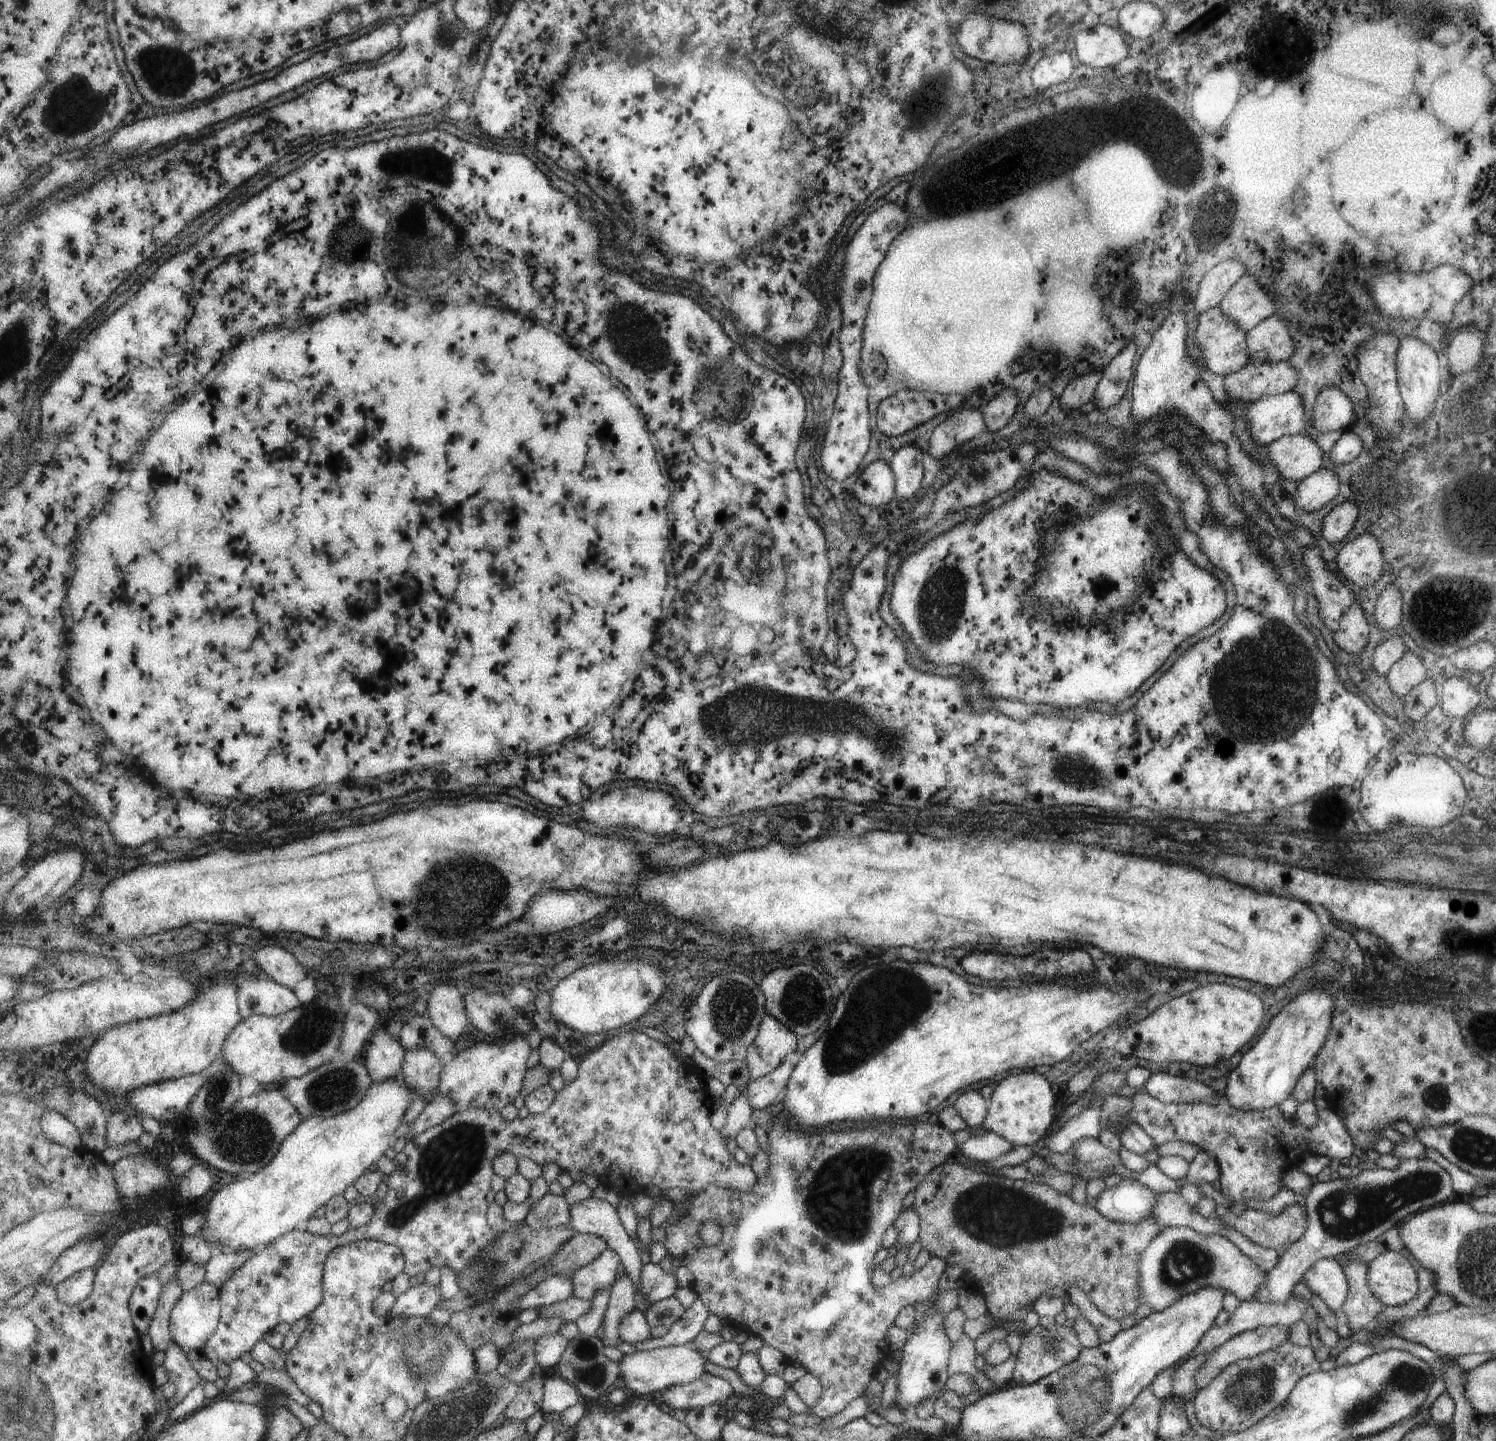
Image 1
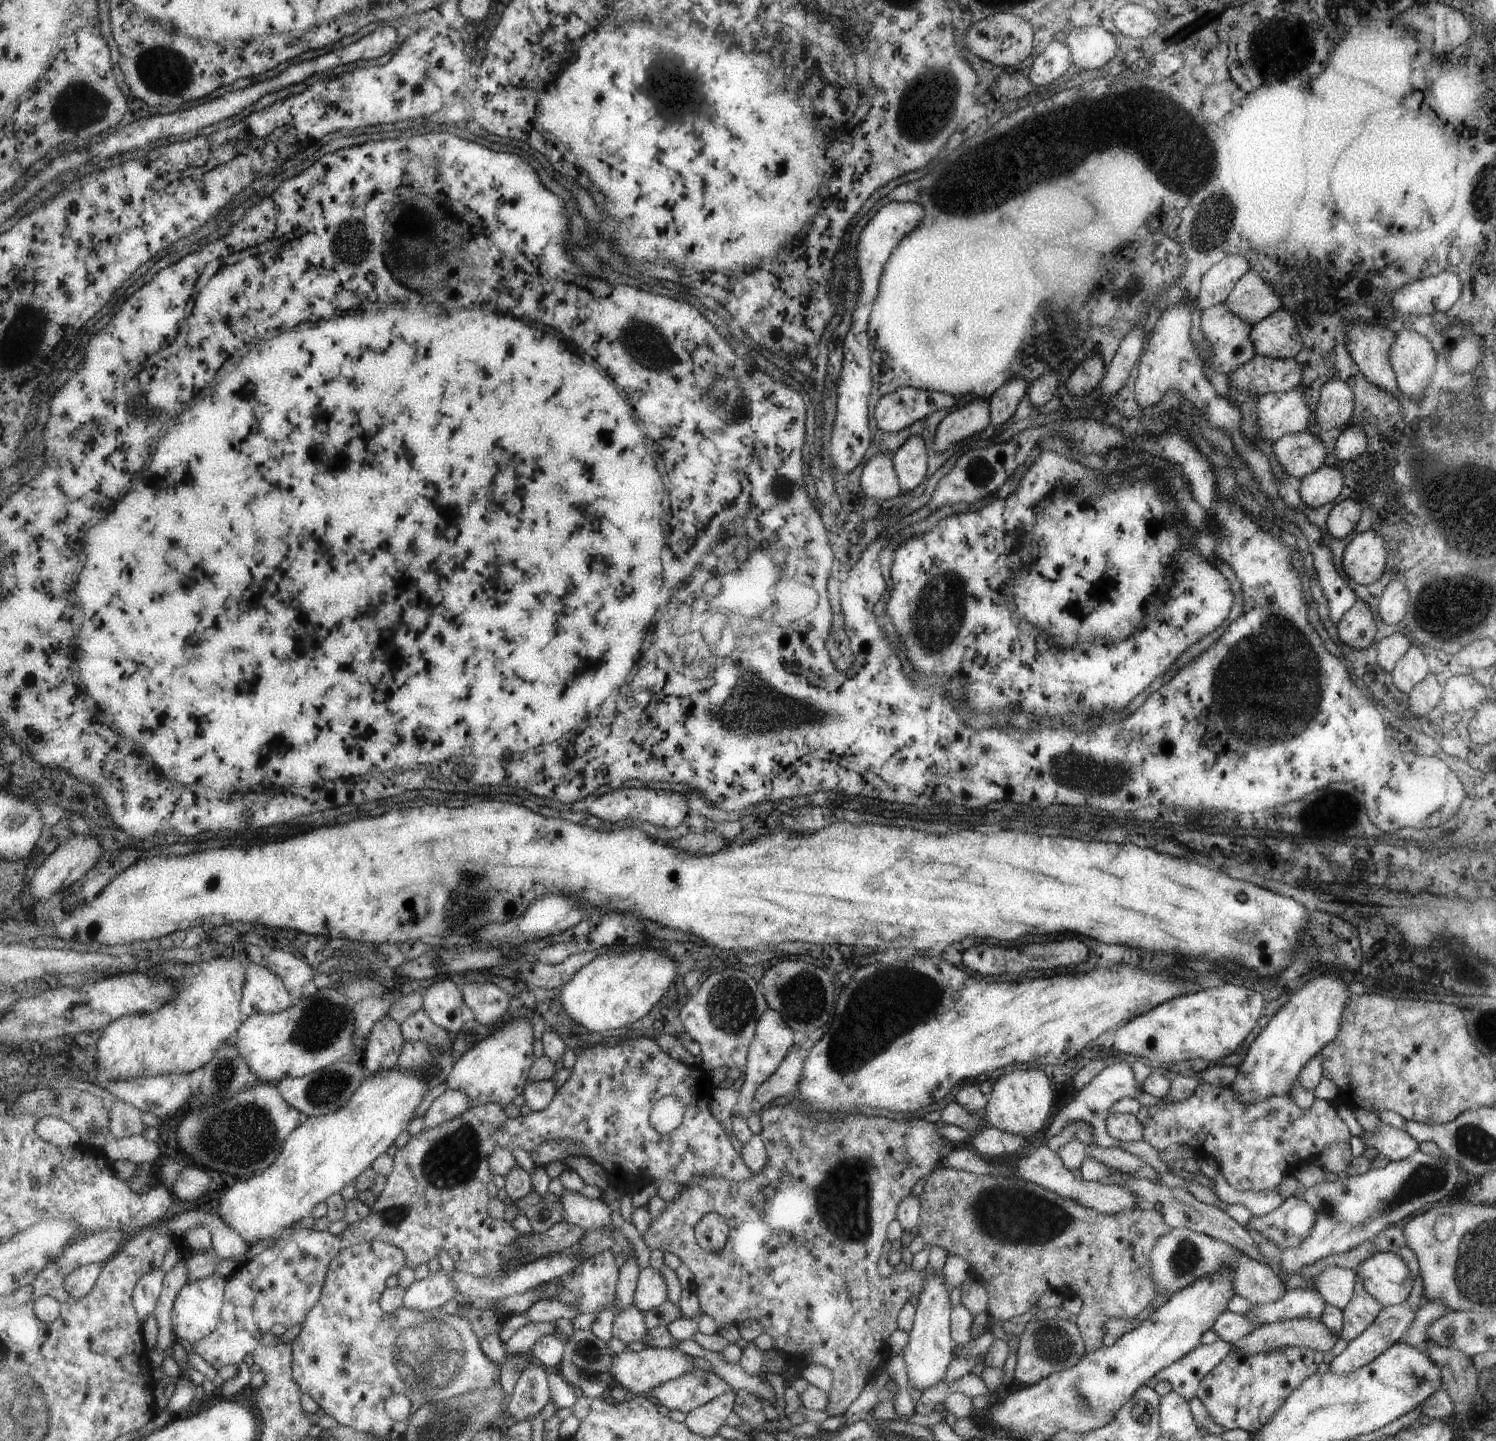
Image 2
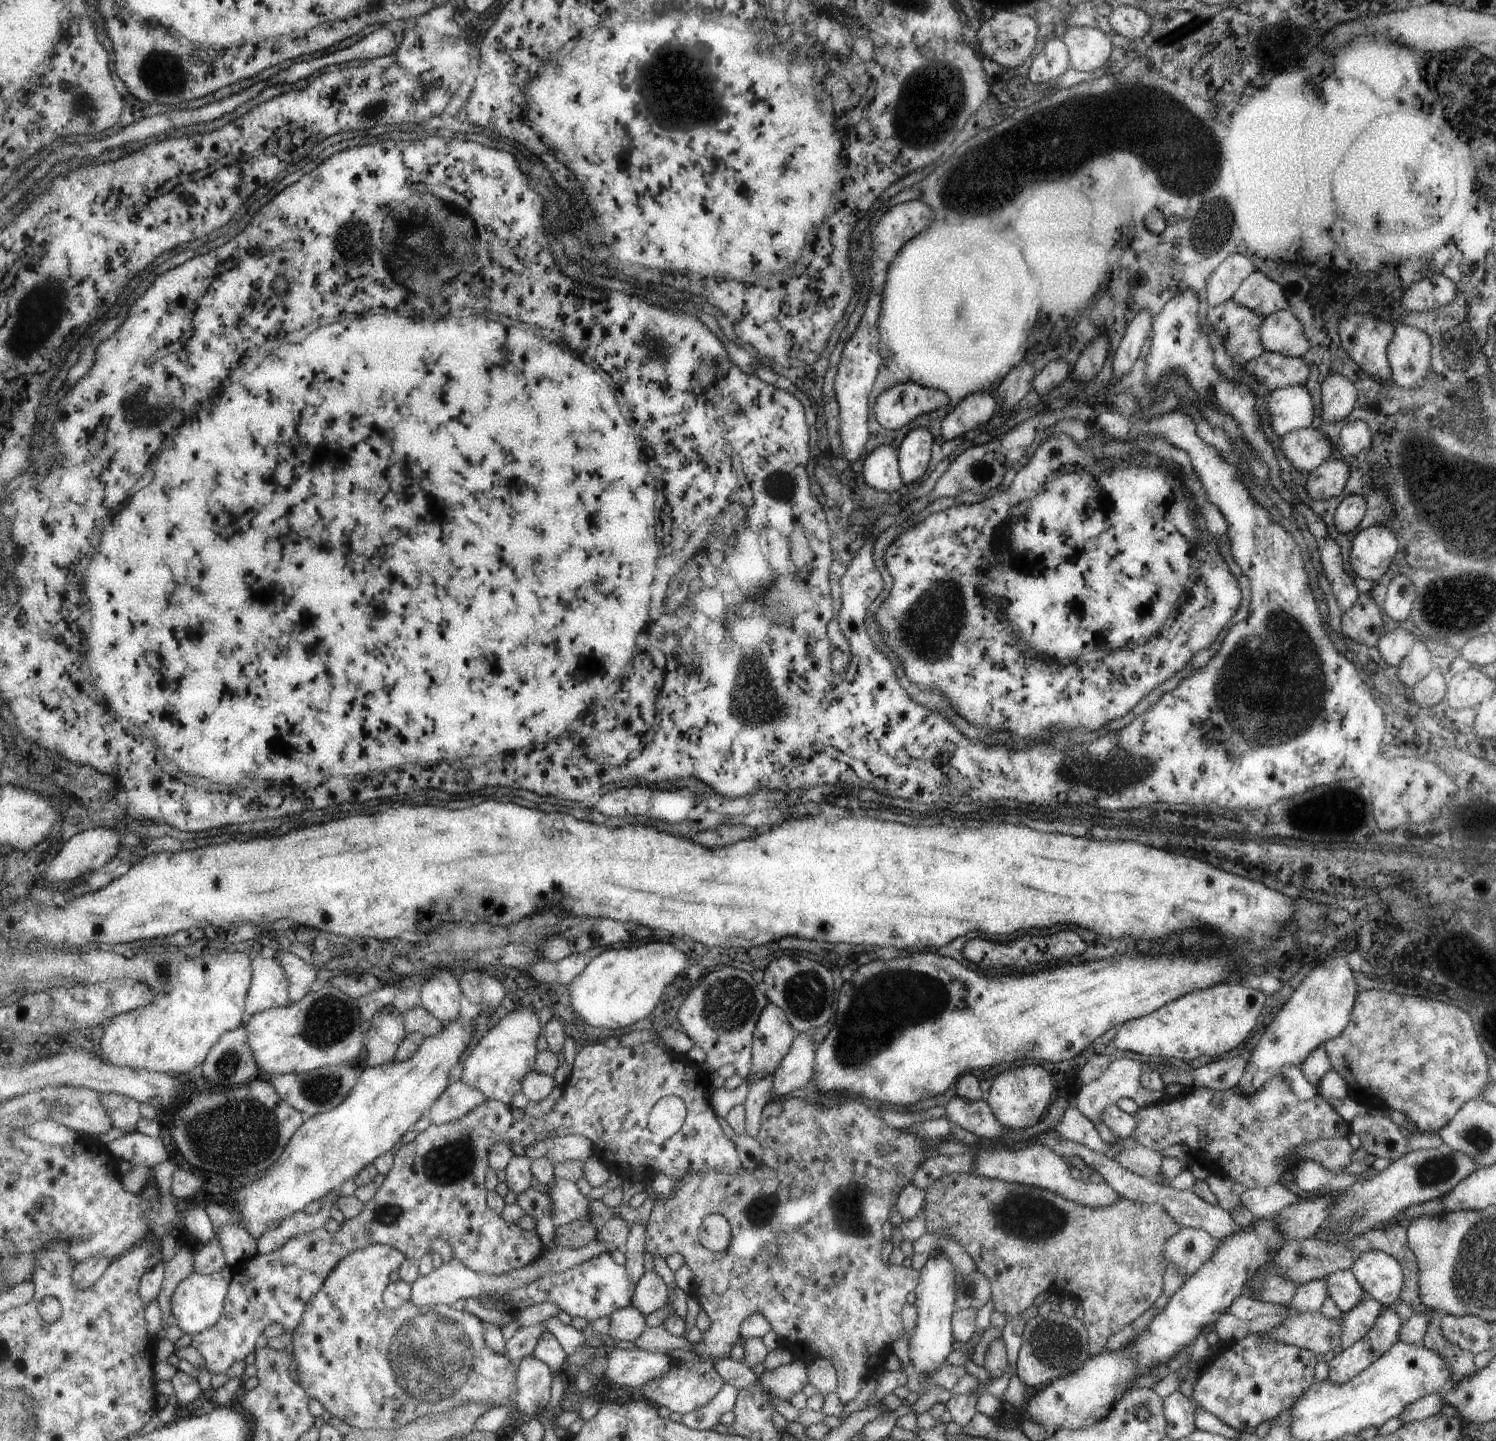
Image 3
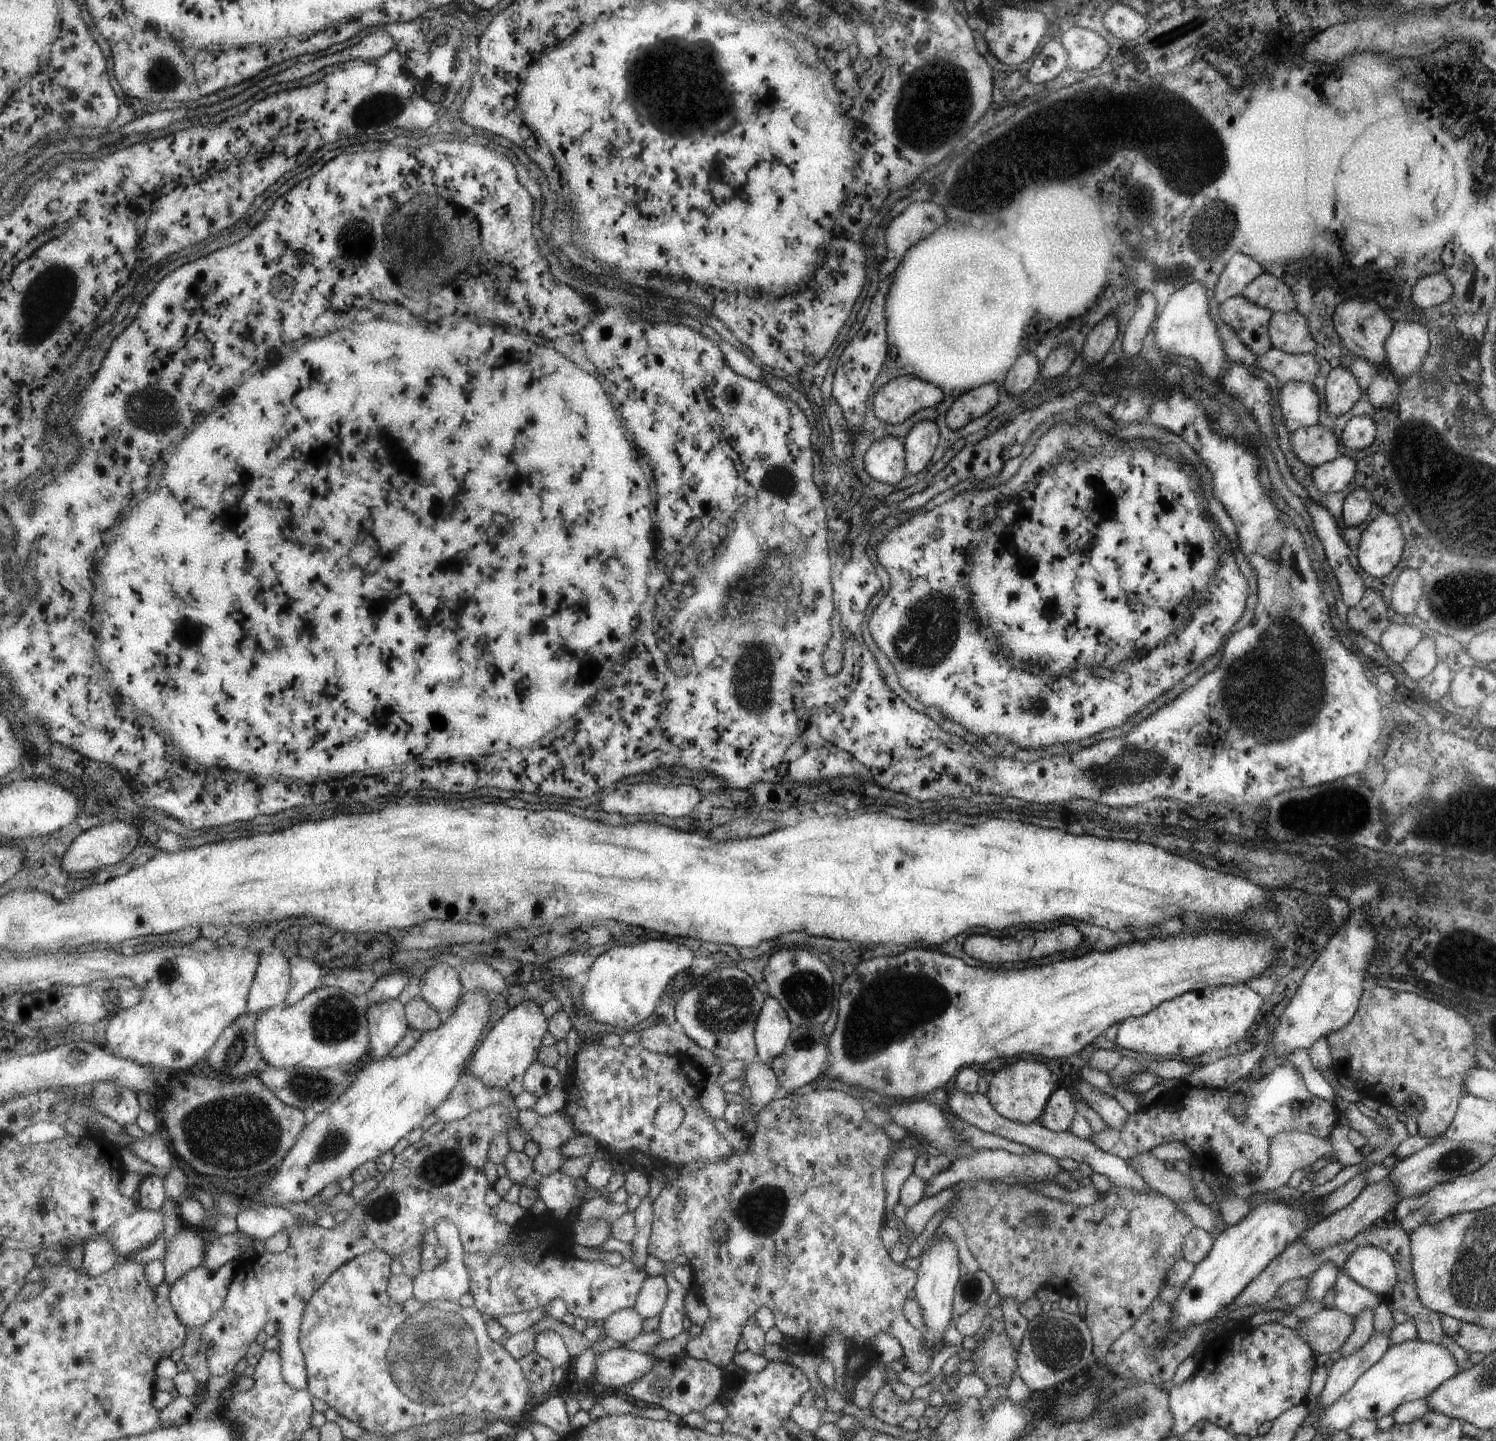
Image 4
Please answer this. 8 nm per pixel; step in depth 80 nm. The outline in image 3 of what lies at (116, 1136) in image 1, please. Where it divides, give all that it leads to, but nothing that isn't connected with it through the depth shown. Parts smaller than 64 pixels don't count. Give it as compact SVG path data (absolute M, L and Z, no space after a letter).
M101 1093L101 1100L113 1120L113 1126L119 1130L137 1132L141 1120L141 1106L135 1100L119 1094Z

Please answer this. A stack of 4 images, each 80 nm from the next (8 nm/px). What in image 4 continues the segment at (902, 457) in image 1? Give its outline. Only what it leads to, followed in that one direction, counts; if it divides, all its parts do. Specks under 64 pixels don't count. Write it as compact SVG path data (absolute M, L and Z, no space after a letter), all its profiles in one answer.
M917 421L902 439L904 446L904 465L909 474L923 470L935 450L938 439L938 428L935 421Z

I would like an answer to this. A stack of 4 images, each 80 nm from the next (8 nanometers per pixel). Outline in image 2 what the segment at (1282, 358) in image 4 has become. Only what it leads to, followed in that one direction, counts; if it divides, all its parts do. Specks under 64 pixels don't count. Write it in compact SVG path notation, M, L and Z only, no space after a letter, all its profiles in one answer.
M1255 354L1229 374L1229 383L1236 389L1246 389L1259 397L1296 389L1301 378L1301 366L1294 358L1274 359Z

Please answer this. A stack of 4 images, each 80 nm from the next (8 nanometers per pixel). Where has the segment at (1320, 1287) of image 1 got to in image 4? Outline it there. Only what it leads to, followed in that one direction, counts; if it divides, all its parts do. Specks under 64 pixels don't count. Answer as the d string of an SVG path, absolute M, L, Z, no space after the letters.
M1342 1271L1335 1276L1331 1290L1335 1296L1334 1309L1347 1314L1347 1316L1355 1316L1365 1308L1375 1308L1381 1301L1369 1290L1358 1286Z

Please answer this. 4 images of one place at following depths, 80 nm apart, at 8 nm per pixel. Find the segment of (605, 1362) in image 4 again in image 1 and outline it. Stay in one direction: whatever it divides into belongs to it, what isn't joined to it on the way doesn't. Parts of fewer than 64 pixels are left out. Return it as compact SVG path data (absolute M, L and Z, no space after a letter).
M687 1345L657 1347L652 1350L635 1351L624 1355L620 1362L621 1377L625 1386L634 1394L644 1396L645 1394L660 1395L663 1390L670 1386L688 1383L697 1380L705 1373L707 1364L706 1354Z

